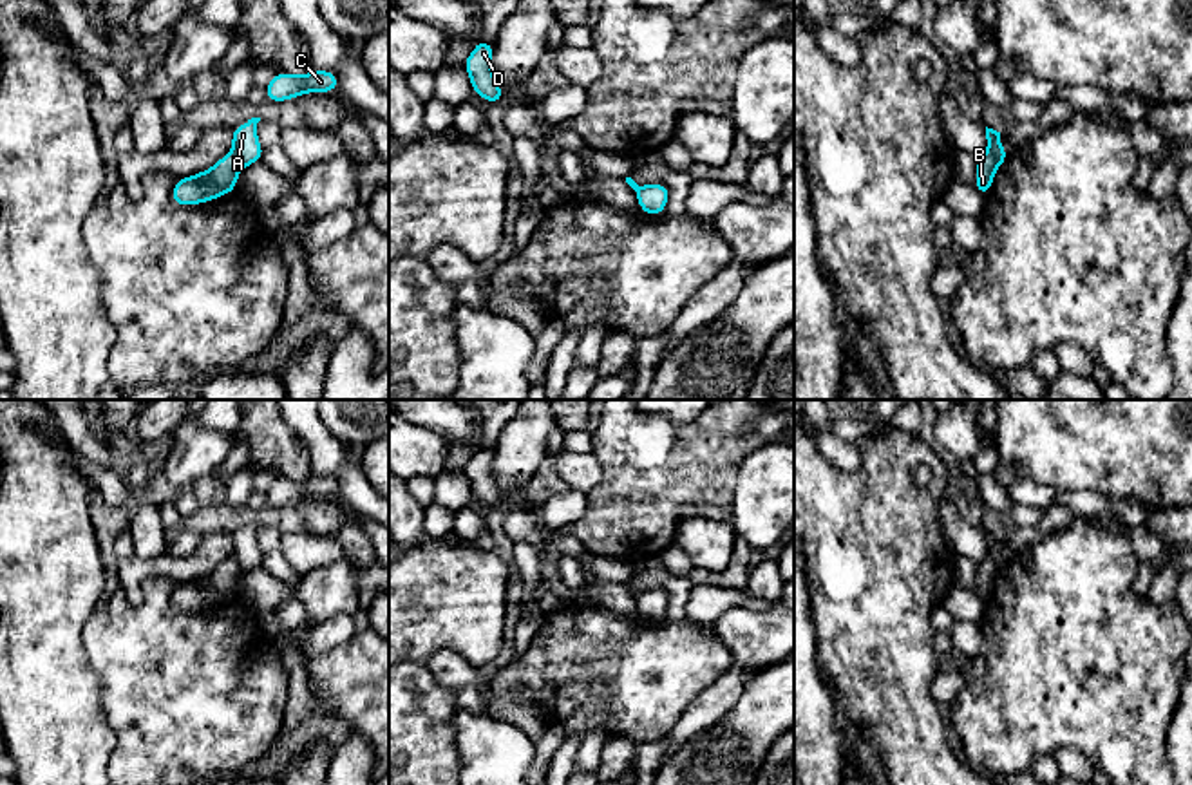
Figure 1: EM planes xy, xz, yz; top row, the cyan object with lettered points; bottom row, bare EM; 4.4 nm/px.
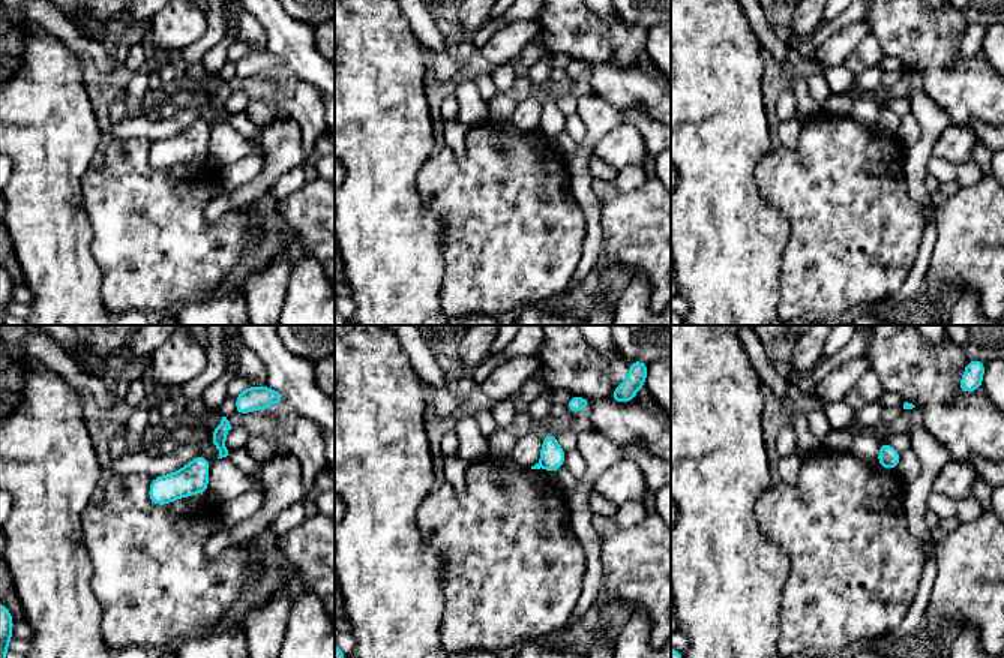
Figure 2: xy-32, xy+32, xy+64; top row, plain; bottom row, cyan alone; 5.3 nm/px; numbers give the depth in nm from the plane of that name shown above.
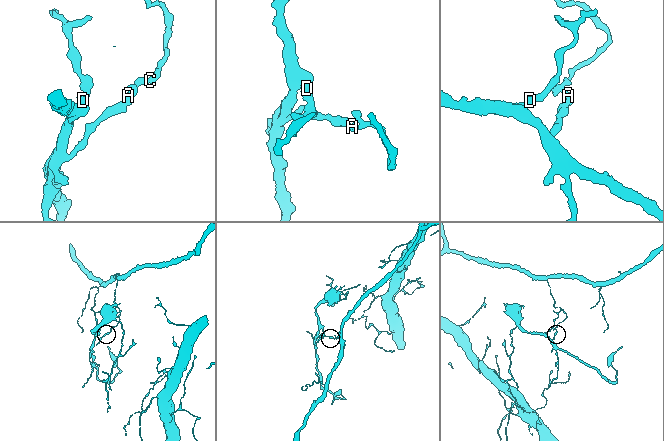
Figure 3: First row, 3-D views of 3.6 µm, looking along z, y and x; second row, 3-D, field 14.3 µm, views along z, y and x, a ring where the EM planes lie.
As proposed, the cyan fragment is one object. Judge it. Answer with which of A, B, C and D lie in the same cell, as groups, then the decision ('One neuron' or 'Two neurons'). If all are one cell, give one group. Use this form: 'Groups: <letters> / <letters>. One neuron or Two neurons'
Groups: A C / B D. Two neurons

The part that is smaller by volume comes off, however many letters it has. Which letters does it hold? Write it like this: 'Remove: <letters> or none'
Remove: B, D

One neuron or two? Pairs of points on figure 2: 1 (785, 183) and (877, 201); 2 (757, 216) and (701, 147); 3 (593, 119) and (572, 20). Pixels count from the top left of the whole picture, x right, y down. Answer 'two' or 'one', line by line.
1: one
2: one
3: two

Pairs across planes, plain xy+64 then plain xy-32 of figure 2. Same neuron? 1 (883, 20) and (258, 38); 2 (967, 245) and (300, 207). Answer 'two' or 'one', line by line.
1: one
2: one

